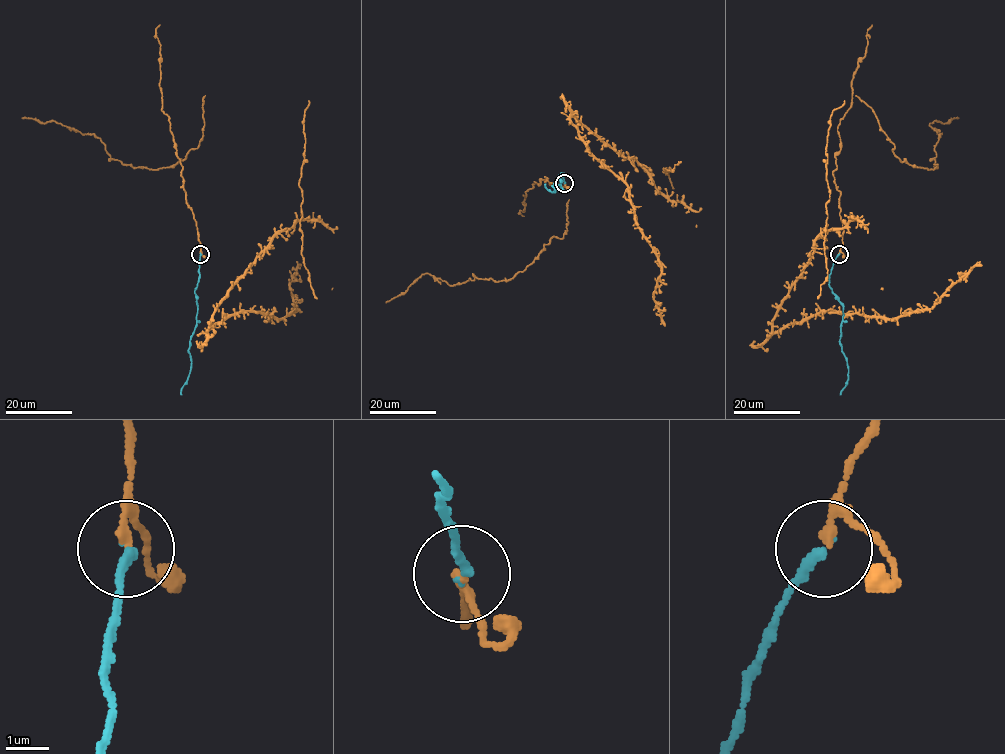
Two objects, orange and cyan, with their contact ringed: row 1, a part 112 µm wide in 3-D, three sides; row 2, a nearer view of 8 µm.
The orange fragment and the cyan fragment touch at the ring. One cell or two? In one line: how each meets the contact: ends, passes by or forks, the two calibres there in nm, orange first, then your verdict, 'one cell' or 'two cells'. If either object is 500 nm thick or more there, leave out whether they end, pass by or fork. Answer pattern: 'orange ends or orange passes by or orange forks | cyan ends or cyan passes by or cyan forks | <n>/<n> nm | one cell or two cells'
orange passes by | cyan ends | 140/240 nm | one cell

